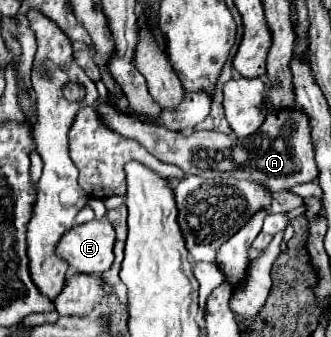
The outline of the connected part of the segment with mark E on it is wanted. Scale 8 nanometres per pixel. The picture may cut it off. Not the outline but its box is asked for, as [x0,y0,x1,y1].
[57,218,115,274]

